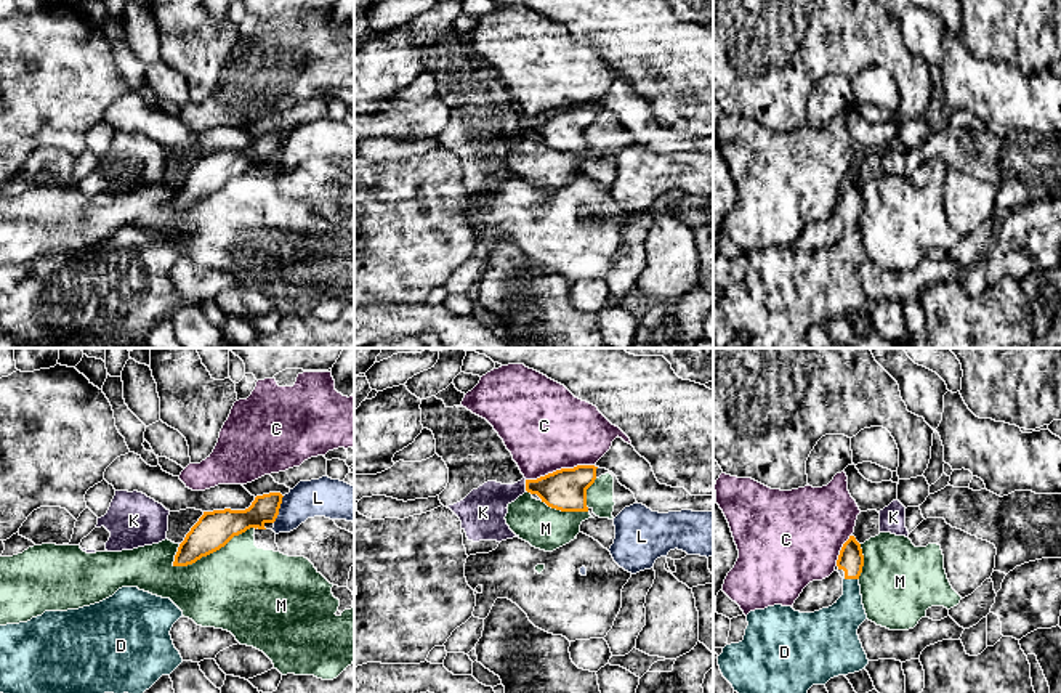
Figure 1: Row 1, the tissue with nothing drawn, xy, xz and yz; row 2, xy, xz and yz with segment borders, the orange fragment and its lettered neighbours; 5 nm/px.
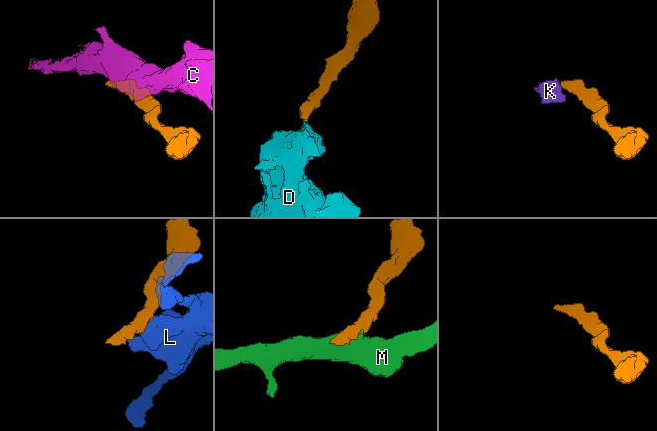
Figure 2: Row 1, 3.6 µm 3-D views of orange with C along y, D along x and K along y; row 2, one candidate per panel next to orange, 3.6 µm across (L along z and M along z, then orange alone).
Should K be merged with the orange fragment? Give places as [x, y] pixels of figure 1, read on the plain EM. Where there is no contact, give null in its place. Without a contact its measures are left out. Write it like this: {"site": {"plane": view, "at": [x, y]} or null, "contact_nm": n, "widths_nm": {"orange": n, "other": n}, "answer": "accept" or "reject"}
{"site": {"plane": "xz", "at": [526, 125]}, "contact_nm": 60, "widths_nm": {"orange": 220, "other": 220}, "answer": "reject"}

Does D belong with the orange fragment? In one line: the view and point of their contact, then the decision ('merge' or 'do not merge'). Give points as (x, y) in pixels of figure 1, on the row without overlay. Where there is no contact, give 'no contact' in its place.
meets orange in yz at (851, 218); merge

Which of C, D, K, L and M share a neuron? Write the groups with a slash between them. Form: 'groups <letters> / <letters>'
groups C / D / K / L / M

